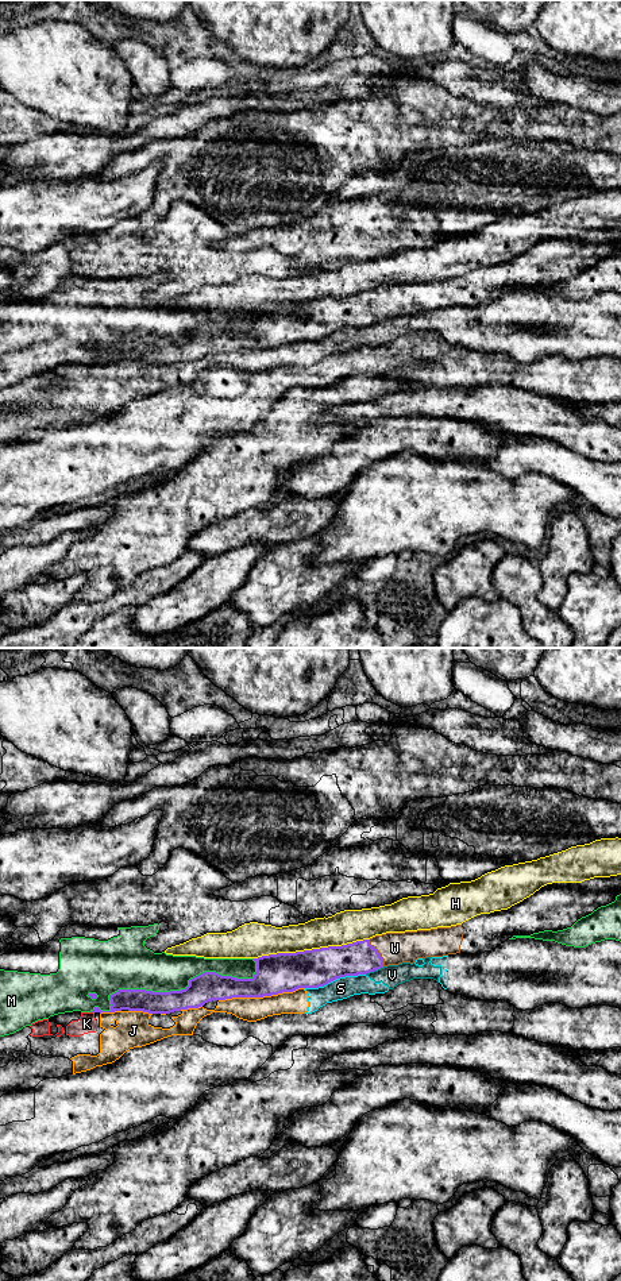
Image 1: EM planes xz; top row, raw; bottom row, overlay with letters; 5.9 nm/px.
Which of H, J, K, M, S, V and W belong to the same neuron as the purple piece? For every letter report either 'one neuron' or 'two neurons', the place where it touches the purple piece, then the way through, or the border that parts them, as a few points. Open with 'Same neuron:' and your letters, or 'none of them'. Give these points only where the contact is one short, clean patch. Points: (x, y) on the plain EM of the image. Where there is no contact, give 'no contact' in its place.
Same neuron: W
H: two neurons; contact xz (309, 303)
J: two neurons; contact xz (261, 348)
K: two neurons; contact xz (92, 363)
M: two neurons; contact xz (173, 343)
S: two neurons; contact xz (335, 331)
V: two neurons; contact xz (374, 321); border xz (384, 319), (365, 325)
W: one neuron; contact xz (378, 305)

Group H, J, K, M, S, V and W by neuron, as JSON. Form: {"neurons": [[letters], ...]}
{"neurons": [["H"], ["J", "K", "S", "V"], ["M"], ["W"]]}

